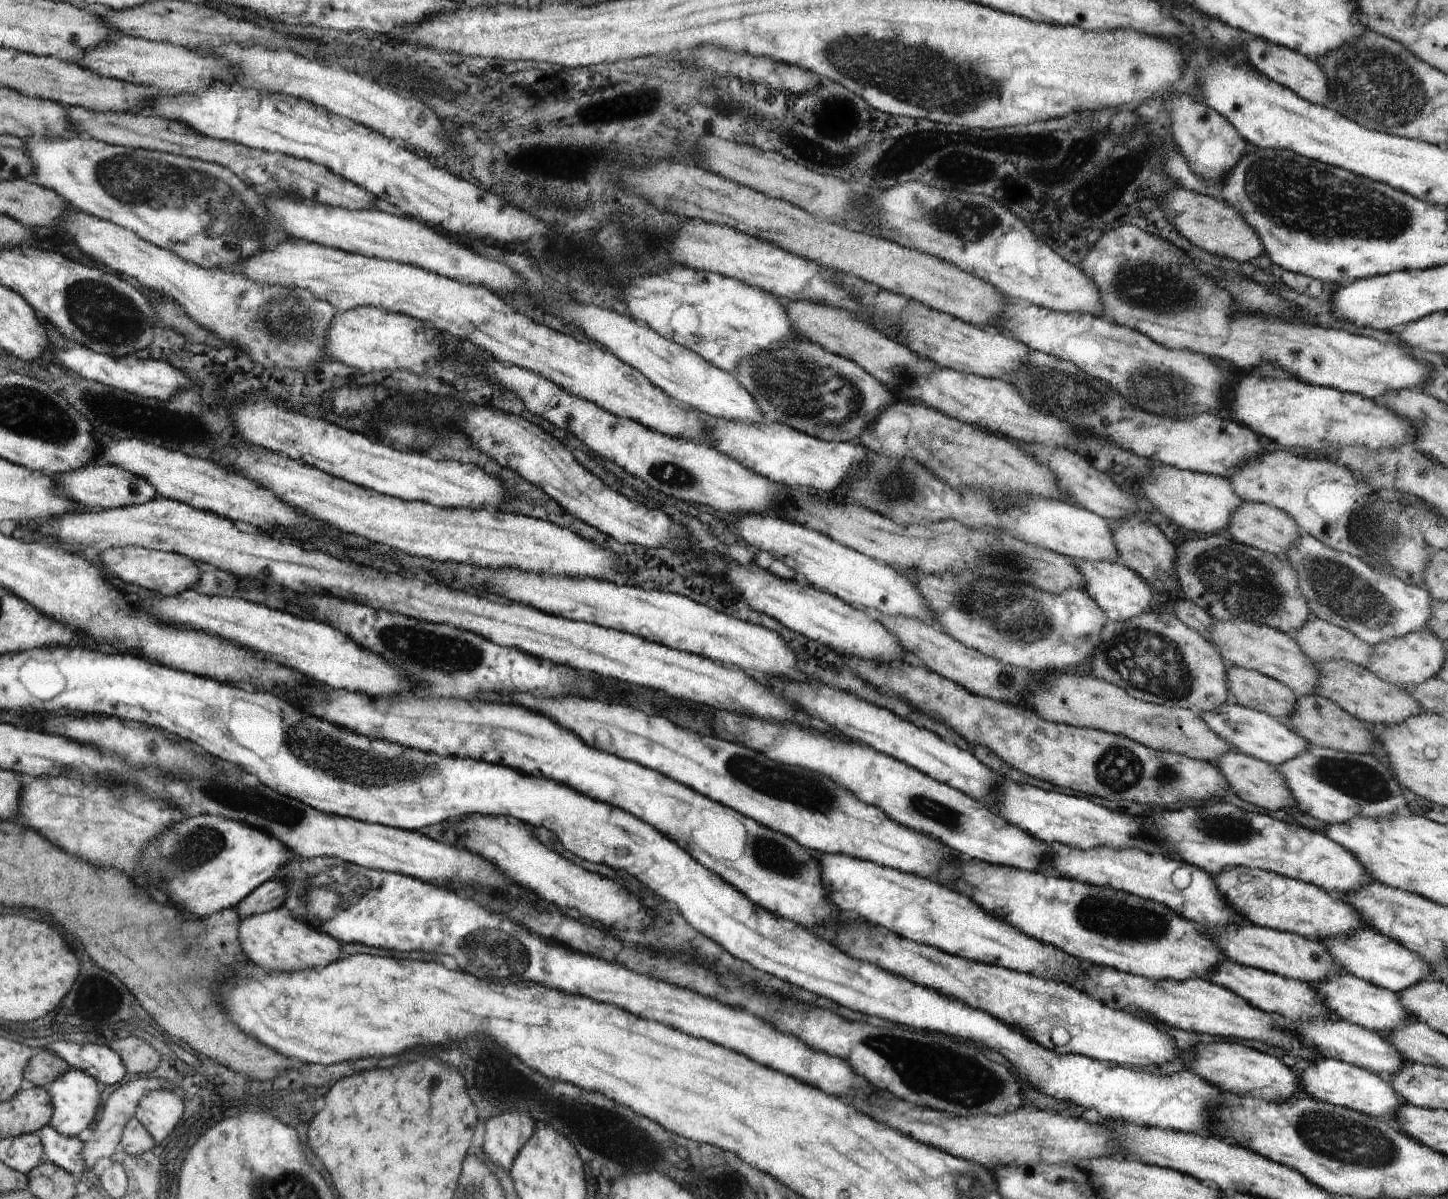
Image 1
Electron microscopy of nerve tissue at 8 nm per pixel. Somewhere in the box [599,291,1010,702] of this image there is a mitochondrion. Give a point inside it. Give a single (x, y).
(818, 396)

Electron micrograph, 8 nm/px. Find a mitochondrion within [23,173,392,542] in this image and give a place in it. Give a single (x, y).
(105, 314)

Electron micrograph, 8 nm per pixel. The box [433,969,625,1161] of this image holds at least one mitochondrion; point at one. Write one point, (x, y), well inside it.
(480, 1059)

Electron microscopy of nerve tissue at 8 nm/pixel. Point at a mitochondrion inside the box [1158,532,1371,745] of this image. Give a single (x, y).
(1245, 585)

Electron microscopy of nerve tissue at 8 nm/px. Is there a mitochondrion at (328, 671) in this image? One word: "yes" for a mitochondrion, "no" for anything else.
no

